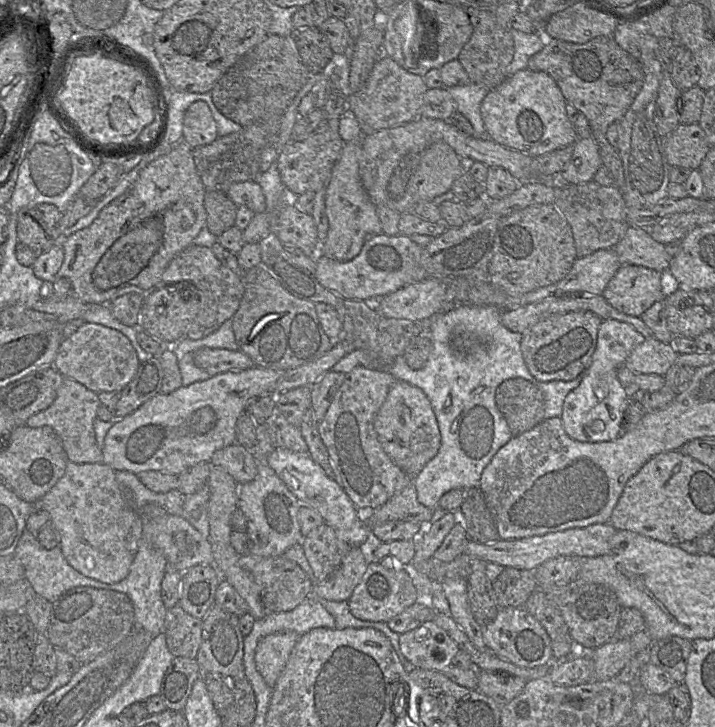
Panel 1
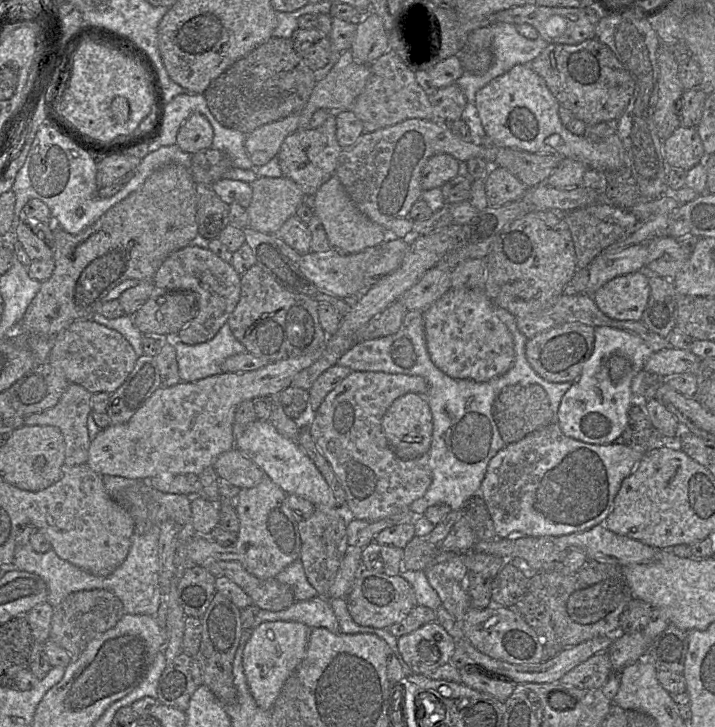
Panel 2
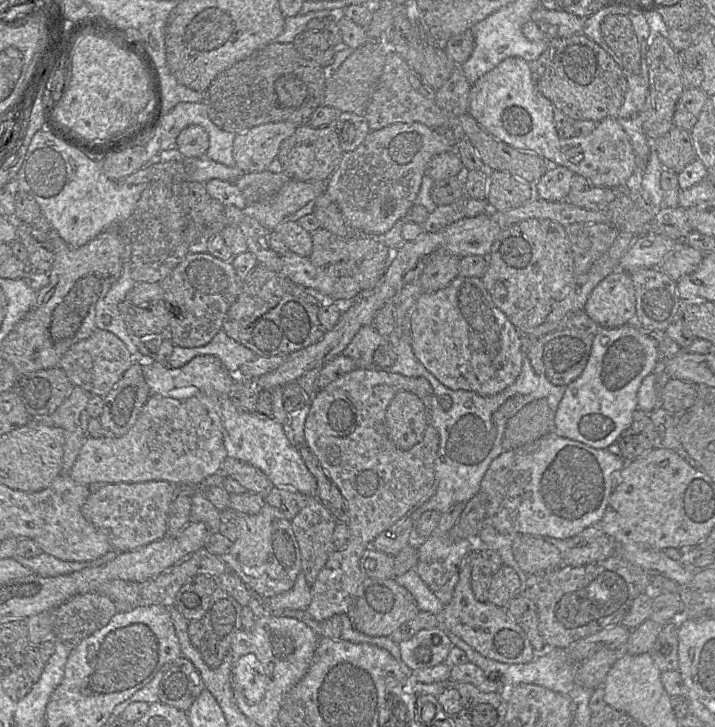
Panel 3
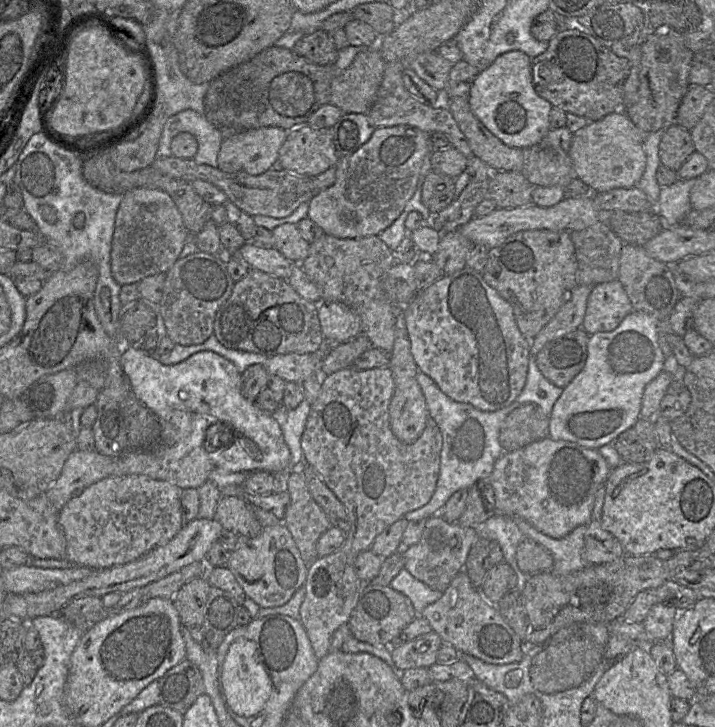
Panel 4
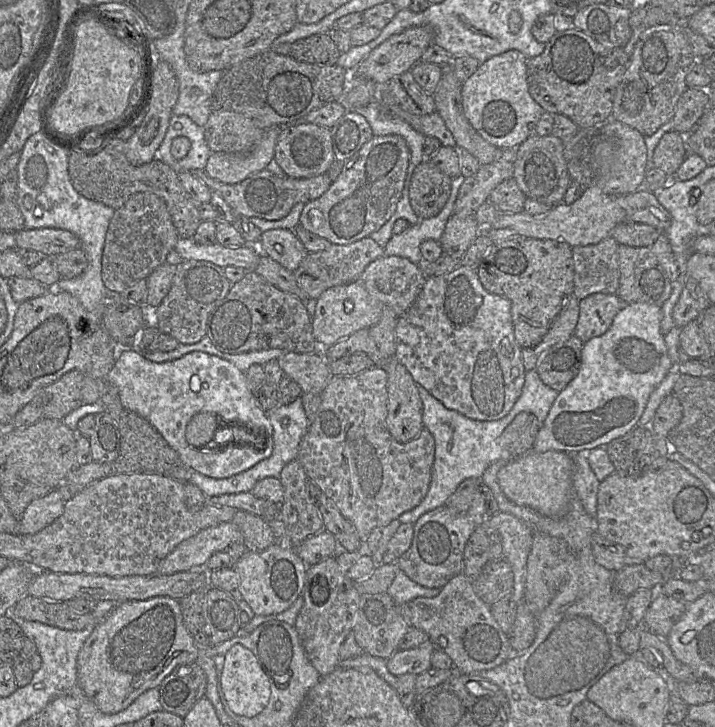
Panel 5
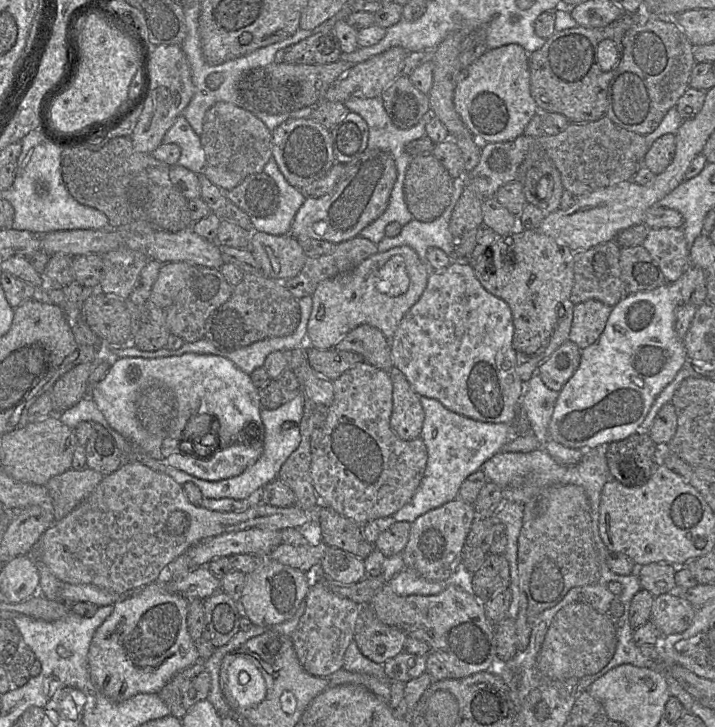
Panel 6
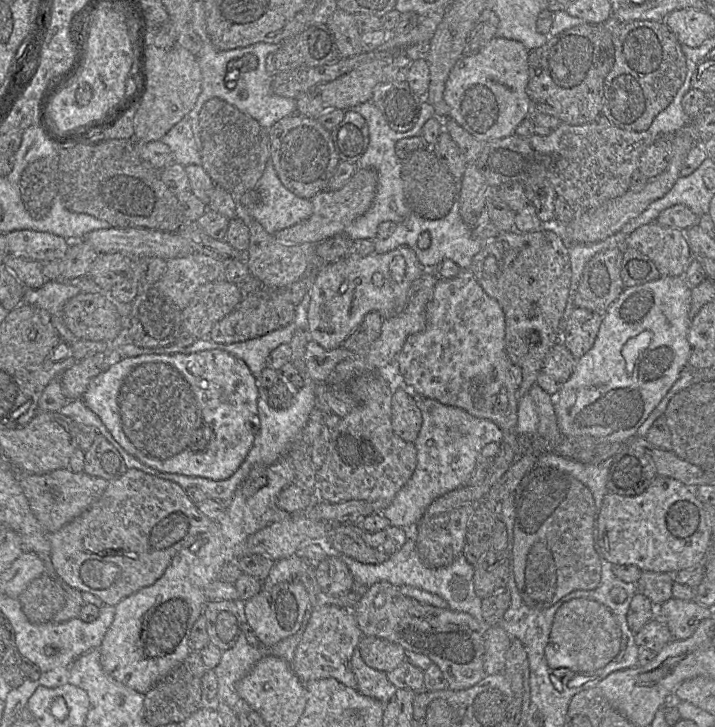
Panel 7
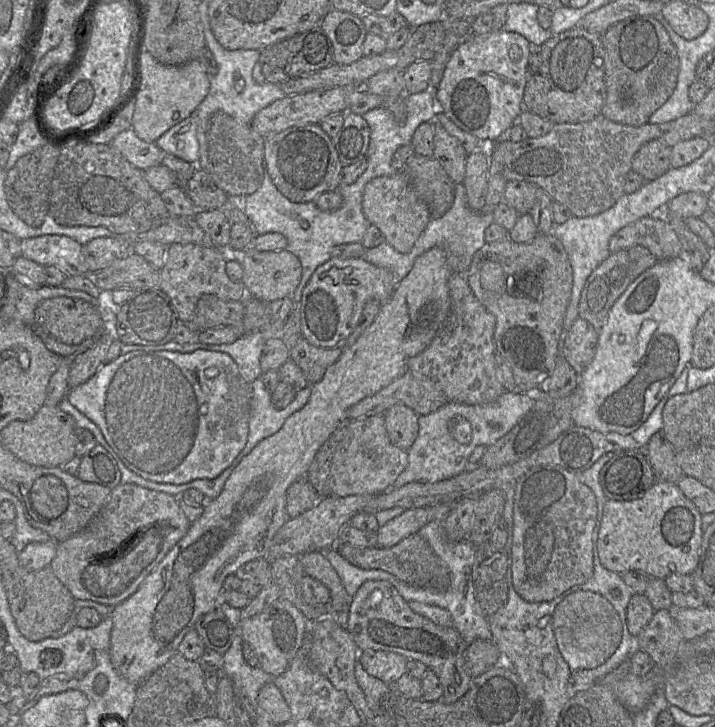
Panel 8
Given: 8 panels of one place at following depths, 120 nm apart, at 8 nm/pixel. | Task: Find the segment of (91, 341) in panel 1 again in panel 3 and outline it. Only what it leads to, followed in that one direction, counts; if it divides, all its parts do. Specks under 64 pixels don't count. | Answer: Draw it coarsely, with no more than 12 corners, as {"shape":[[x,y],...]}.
{"shape":[[97,328],[58,366],[74,386],[104,397],[133,361]]}

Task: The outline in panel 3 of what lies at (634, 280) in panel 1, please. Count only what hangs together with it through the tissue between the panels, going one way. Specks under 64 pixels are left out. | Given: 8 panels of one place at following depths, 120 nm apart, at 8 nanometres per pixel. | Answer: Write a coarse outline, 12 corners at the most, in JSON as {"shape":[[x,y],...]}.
{"shape":[[616,270],[585,312],[602,328],[635,323],[631,275]]}

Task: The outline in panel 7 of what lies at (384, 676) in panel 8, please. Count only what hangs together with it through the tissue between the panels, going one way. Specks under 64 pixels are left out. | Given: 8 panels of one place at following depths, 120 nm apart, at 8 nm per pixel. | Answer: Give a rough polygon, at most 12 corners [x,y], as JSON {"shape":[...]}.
{"shape":[[362,635],[358,648],[369,667],[383,672],[406,660],[400,644]]}

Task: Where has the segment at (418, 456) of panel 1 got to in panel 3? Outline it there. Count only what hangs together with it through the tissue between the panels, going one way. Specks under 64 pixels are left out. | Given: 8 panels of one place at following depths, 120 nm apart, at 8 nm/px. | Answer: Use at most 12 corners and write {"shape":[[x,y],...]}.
{"shape":[[398,392],[386,410],[387,433],[409,450],[427,428],[423,401]]}

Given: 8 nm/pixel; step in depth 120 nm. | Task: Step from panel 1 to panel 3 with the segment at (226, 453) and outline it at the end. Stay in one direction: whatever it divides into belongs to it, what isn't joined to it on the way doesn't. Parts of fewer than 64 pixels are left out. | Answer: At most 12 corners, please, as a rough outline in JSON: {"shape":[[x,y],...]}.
{"shape":[[226,457],[221,473],[248,492],[266,493],[272,484],[259,469]]}

